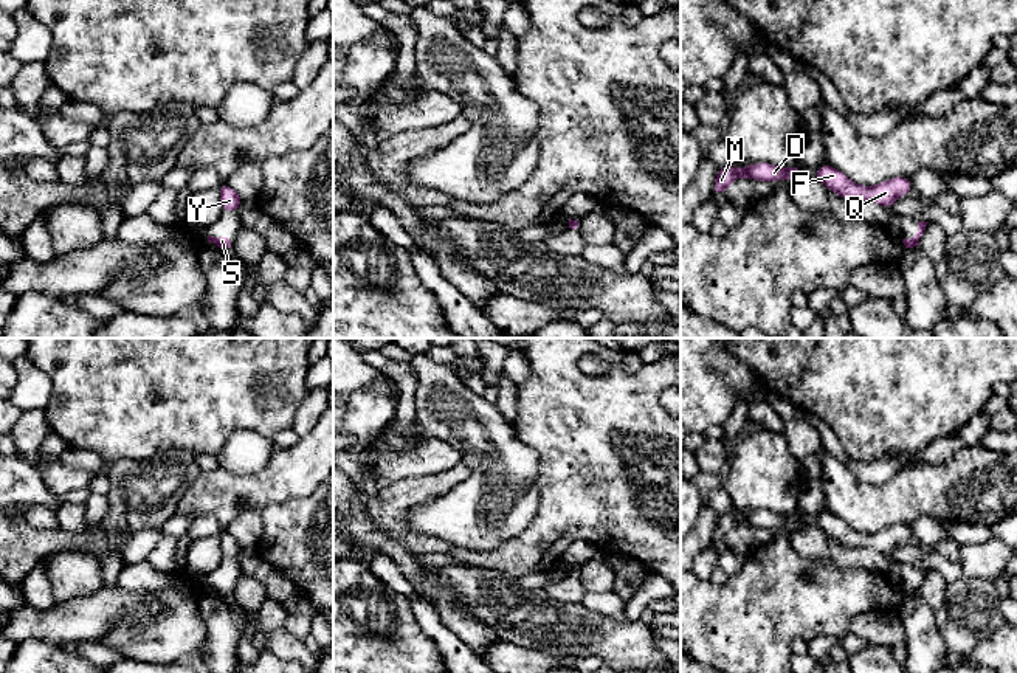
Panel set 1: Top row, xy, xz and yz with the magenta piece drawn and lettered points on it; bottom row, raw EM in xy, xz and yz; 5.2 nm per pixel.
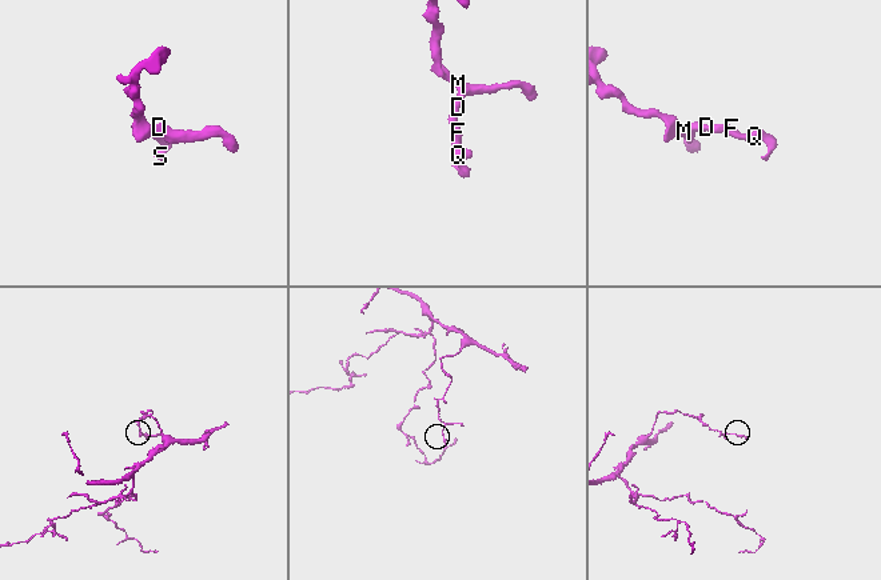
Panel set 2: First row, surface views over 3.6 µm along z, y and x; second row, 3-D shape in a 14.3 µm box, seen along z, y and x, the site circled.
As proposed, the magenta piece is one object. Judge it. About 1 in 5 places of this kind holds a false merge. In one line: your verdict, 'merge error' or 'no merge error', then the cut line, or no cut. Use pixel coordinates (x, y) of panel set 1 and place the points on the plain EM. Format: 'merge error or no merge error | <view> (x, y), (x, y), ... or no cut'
no merge error | no cut

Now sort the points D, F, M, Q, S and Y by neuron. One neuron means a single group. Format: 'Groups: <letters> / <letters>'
Groups: D F M Q S Y

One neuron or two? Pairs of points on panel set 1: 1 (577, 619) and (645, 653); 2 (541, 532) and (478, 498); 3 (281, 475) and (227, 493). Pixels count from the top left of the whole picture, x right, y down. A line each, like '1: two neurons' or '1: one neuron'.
1: one neuron
2: two neurons
3: one neuron

